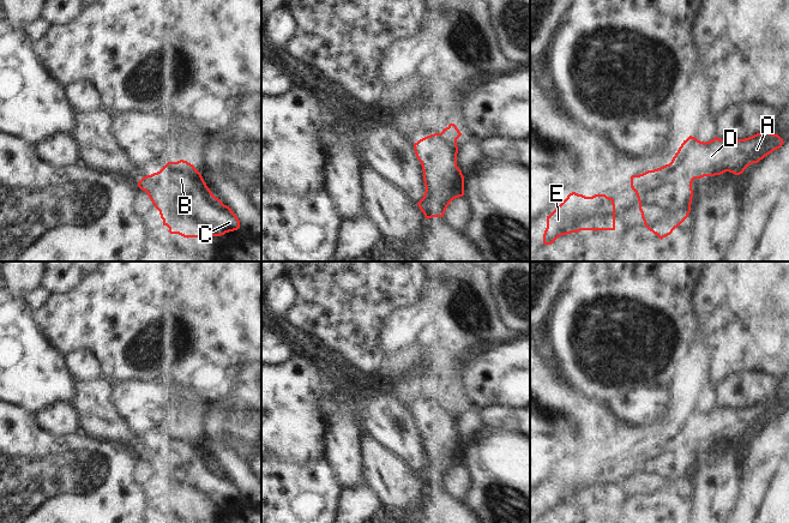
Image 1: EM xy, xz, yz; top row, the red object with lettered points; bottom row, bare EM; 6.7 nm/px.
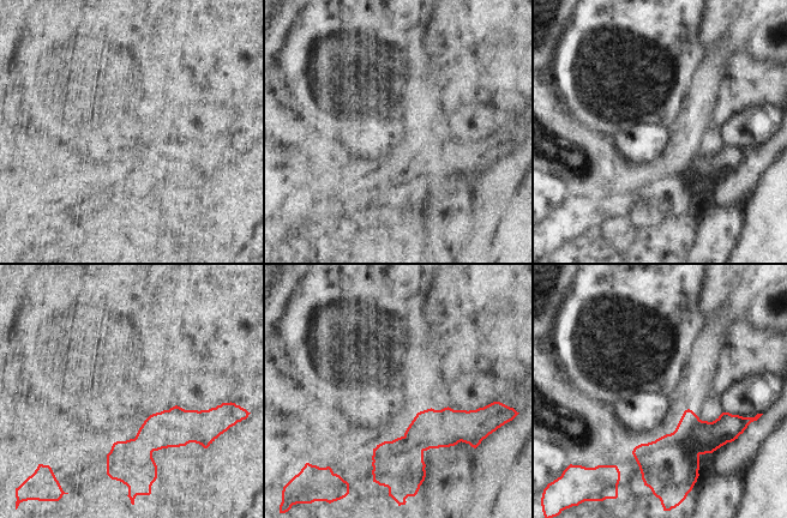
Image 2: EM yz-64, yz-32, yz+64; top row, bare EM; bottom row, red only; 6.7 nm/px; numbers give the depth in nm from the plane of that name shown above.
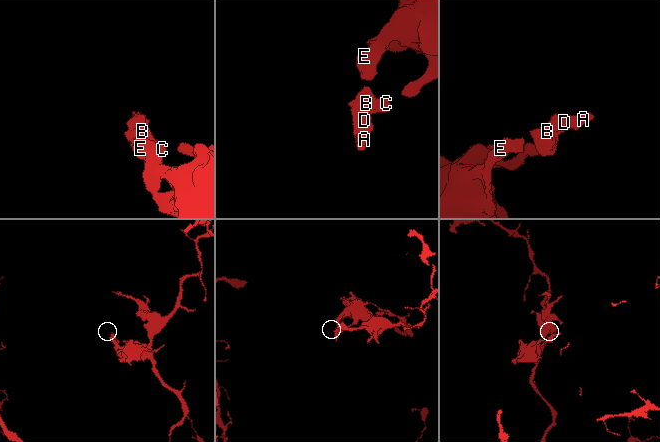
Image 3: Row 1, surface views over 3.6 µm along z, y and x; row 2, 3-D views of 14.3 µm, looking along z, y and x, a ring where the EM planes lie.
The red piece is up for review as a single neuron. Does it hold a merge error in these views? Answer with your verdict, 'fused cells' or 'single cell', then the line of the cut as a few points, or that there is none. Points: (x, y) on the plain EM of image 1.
single cell; no cut

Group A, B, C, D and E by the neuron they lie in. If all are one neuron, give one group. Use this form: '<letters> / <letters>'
A B C D E

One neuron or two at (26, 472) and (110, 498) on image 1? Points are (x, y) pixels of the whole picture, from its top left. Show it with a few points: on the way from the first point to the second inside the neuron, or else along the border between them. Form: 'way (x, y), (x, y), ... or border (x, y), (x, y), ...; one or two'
way (47, 486), (62, 498), (90, 498); one

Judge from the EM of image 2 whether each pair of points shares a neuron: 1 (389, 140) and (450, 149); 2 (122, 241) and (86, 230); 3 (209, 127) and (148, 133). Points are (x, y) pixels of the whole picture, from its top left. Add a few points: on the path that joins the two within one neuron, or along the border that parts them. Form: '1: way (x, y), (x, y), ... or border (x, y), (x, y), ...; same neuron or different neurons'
1: border (431, 138), (416, 145), (403, 167); different neurons
2: way (114, 235), (104, 230), (95, 230); same neuron
3: border (166, 113), (176, 136); different neurons

